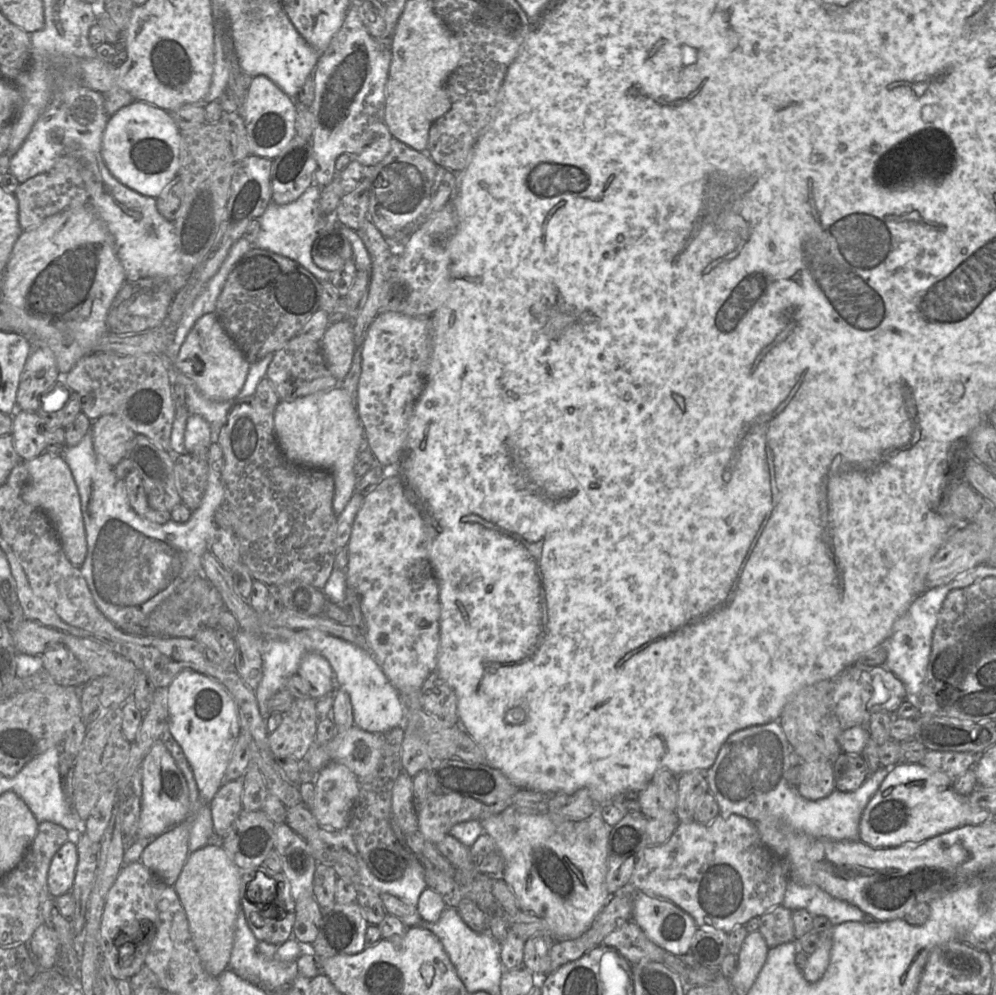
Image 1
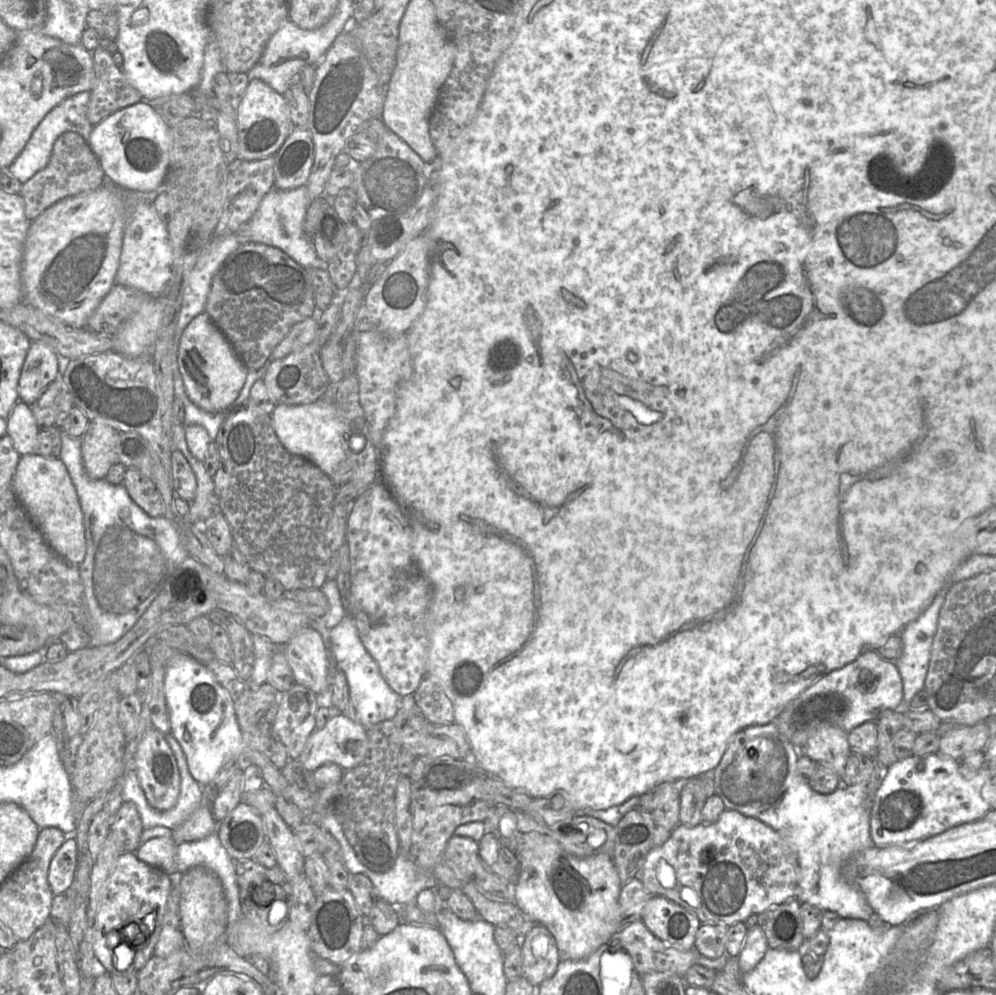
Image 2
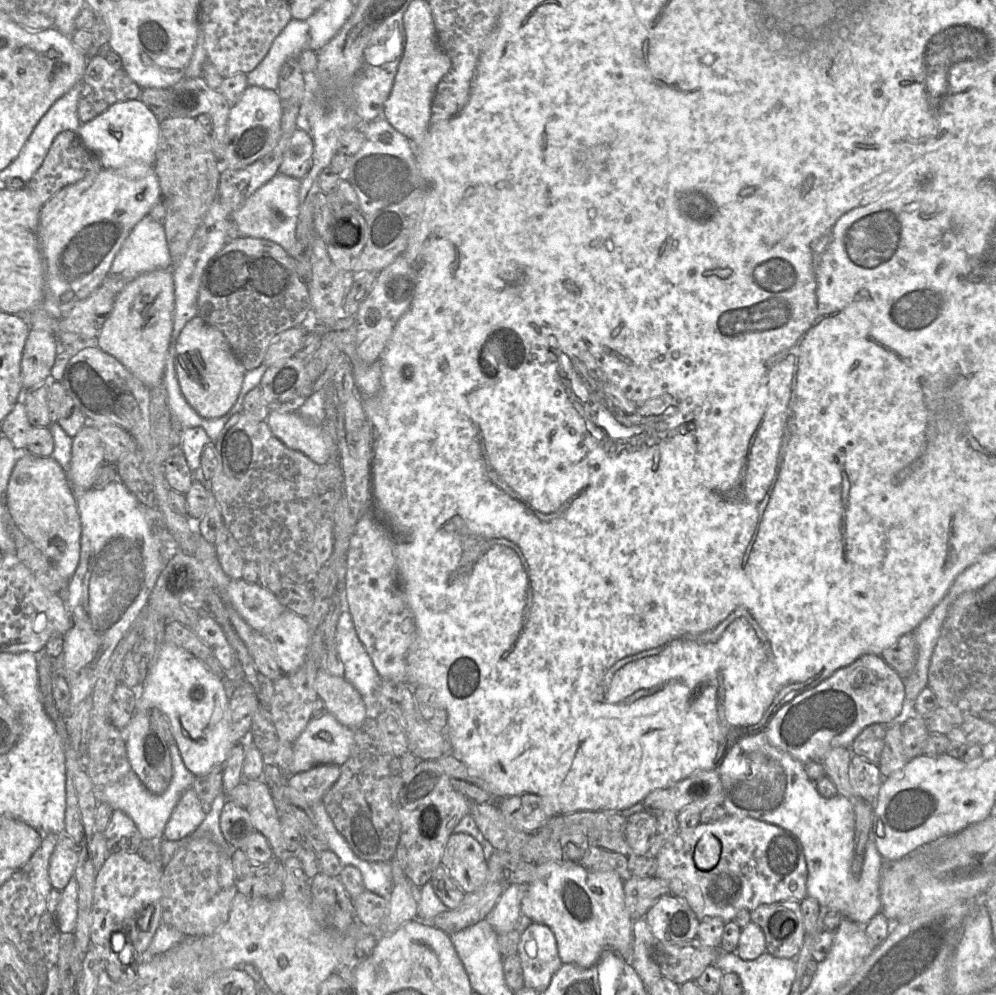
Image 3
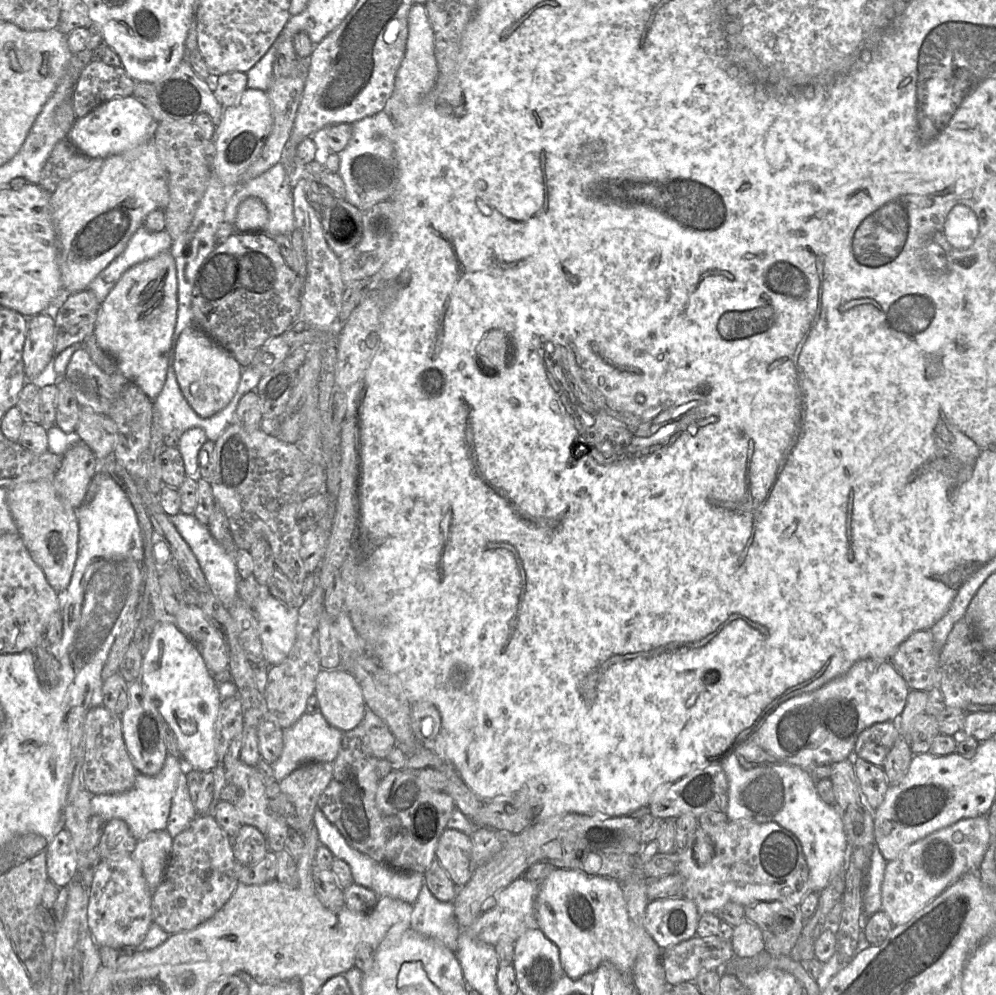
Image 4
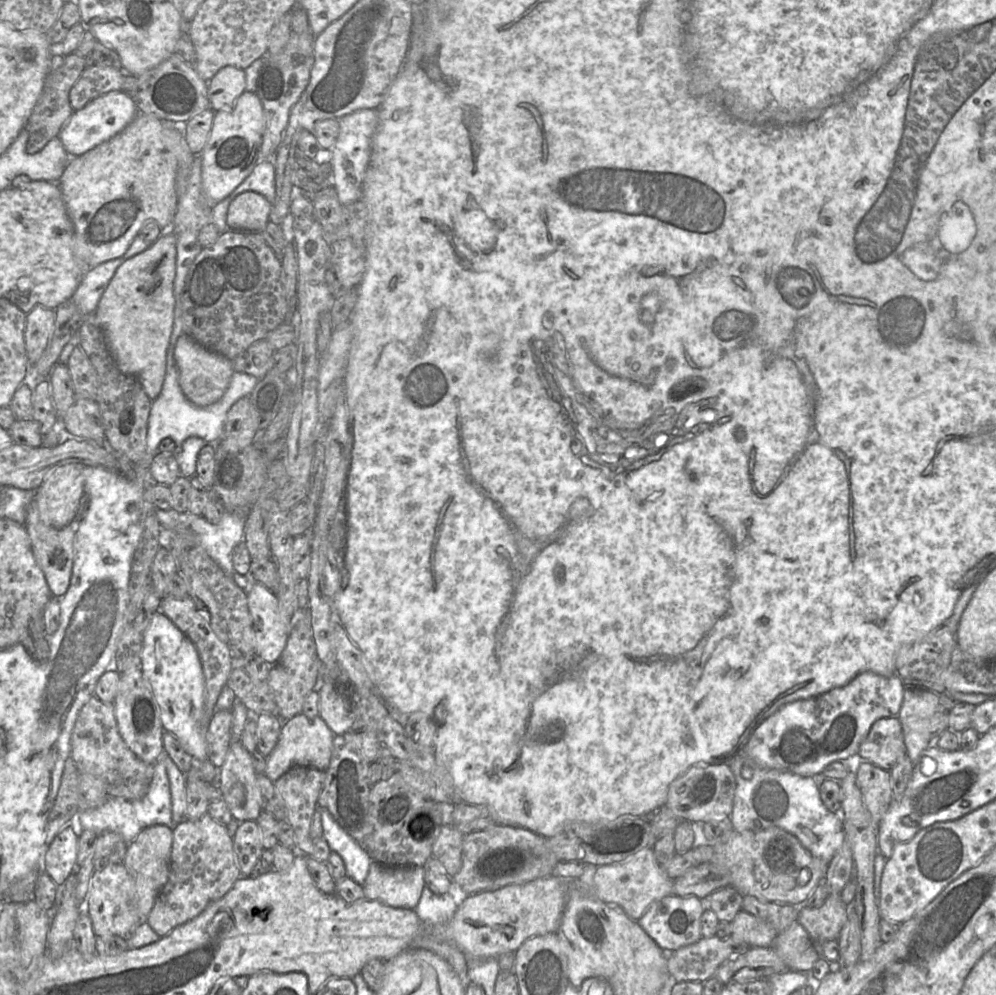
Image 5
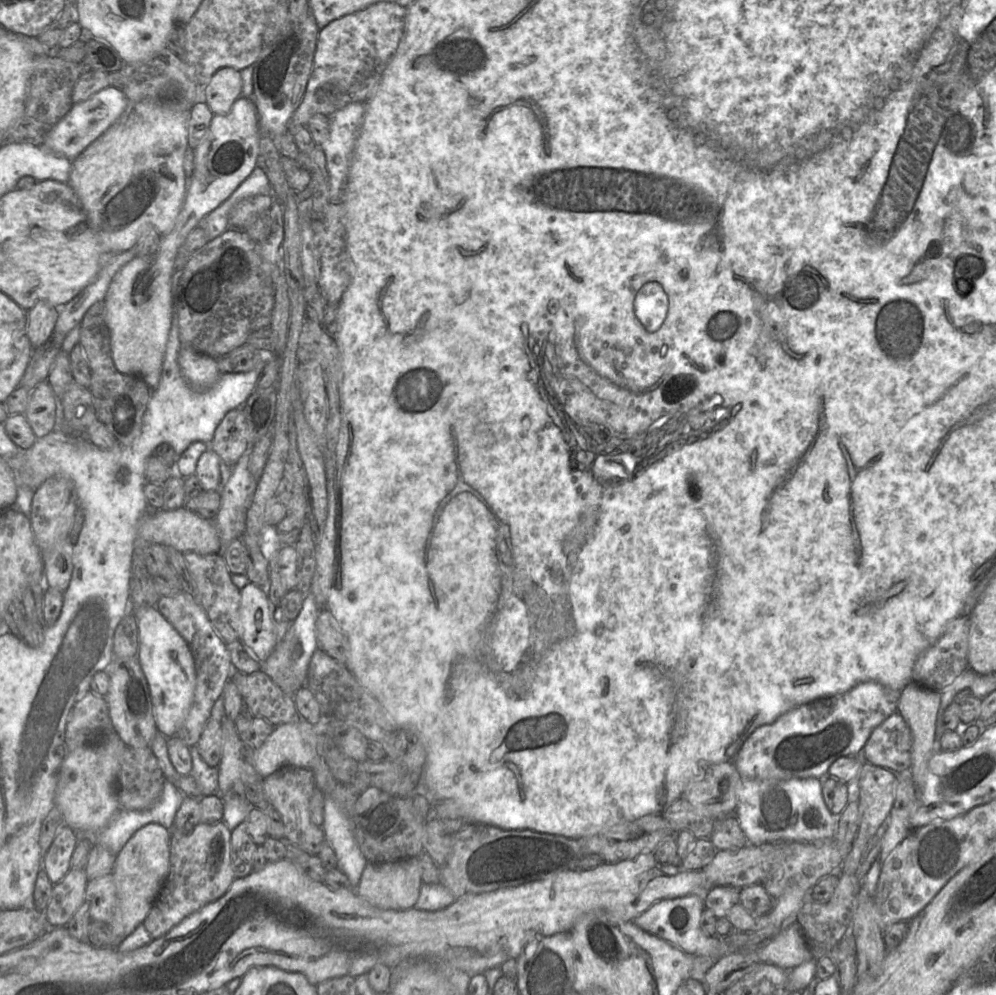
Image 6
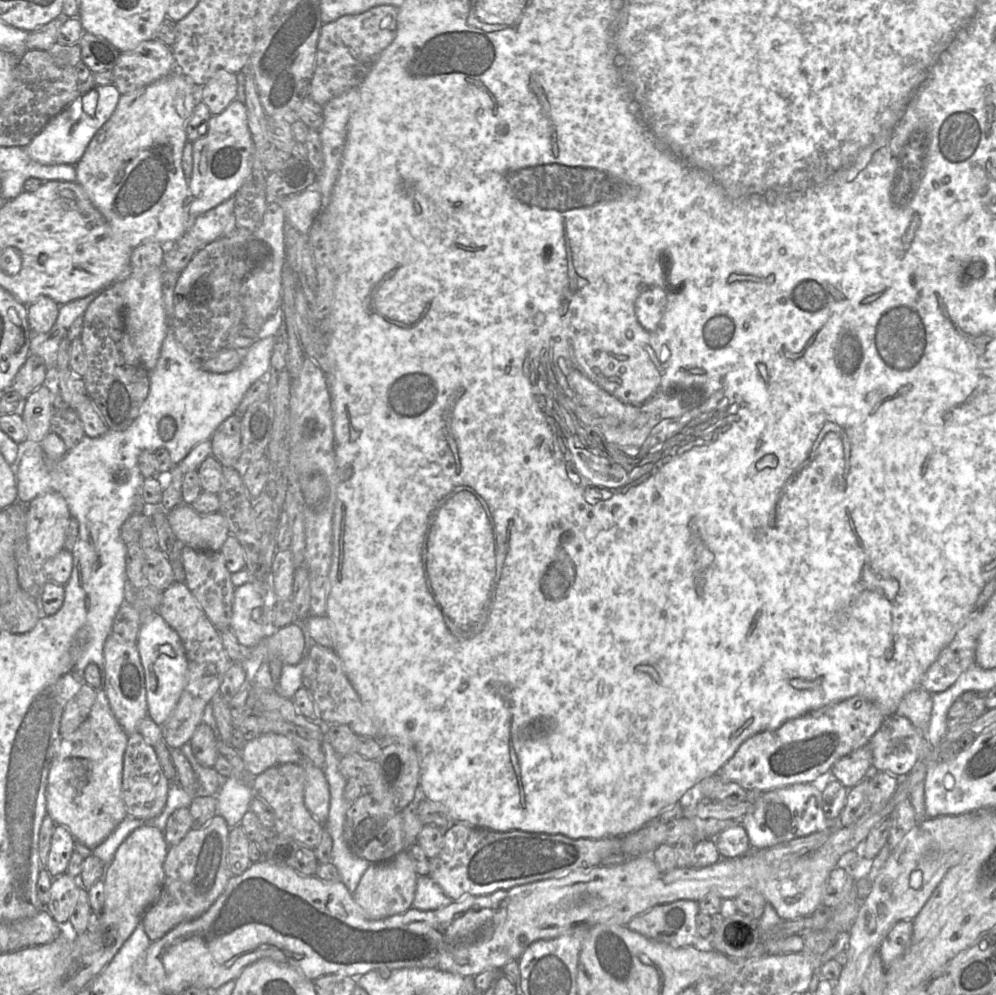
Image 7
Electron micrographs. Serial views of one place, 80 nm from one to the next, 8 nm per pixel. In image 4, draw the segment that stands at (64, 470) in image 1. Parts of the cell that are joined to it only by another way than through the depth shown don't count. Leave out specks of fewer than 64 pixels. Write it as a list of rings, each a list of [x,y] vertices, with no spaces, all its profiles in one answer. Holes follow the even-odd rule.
[[[51,478],[17,484],[8,490],[7,504],[32,559],[45,574],[51,587],[60,593],[68,587],[78,555],[78,517],[75,509],[65,506],[59,499]]]

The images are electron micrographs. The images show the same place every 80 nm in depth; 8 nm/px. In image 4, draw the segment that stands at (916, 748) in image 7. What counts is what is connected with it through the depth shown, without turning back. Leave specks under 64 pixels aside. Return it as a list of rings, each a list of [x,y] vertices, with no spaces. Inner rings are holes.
[[[896,722],[875,723],[859,734],[853,753],[858,758],[883,767],[887,754],[900,735]]]

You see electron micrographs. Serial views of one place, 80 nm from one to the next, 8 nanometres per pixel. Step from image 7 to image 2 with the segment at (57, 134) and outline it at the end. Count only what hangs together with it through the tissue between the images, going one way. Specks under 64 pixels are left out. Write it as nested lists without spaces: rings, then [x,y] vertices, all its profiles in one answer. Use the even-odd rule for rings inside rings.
[[[139,101],[112,113],[93,126],[87,140],[107,180],[127,190],[158,191],[165,178],[171,148],[171,127],[149,102]]]

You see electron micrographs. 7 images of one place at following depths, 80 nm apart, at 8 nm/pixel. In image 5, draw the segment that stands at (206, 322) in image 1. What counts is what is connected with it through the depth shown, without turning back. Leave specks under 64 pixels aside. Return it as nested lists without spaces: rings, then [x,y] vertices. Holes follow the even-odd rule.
[[[185,333],[177,339],[174,361],[181,390],[196,407],[206,407],[217,402],[225,393],[234,373],[231,359],[203,347]]]

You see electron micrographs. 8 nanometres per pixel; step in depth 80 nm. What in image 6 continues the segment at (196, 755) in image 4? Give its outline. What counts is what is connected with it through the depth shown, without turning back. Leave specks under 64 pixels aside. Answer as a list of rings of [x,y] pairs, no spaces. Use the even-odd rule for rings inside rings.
[[[155,606],[133,613],[139,634],[137,657],[149,685],[156,727],[165,737],[172,737],[182,727],[193,699],[196,684],[193,656],[183,637]]]

